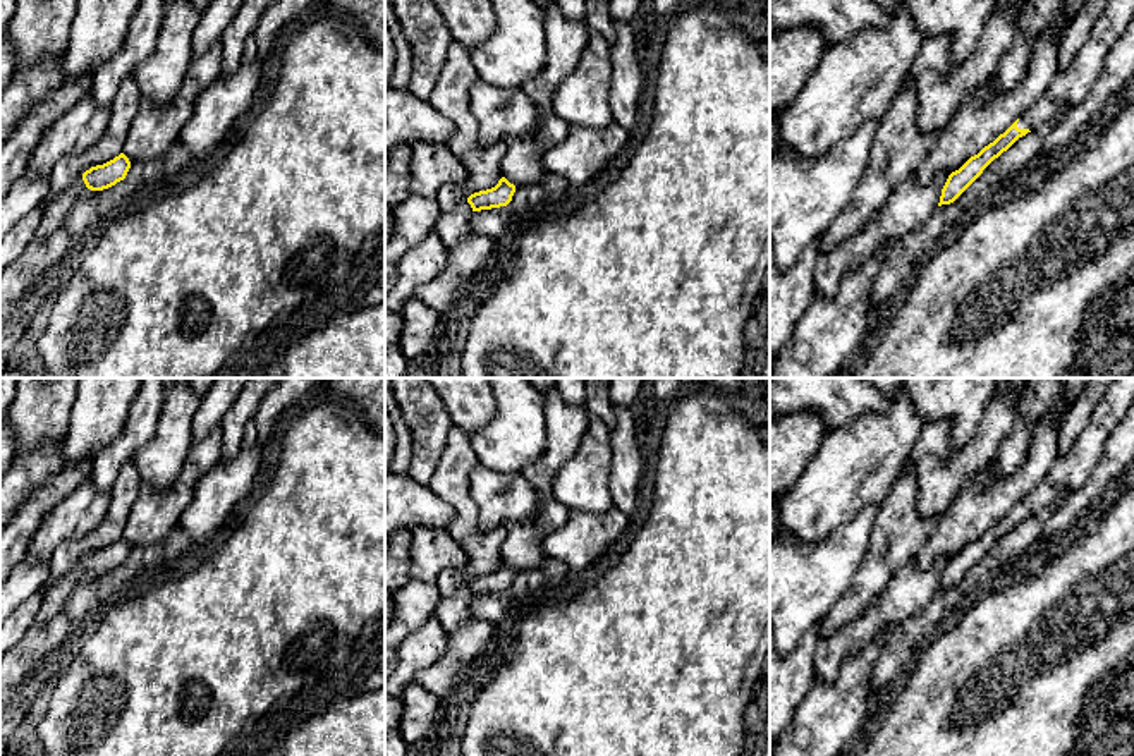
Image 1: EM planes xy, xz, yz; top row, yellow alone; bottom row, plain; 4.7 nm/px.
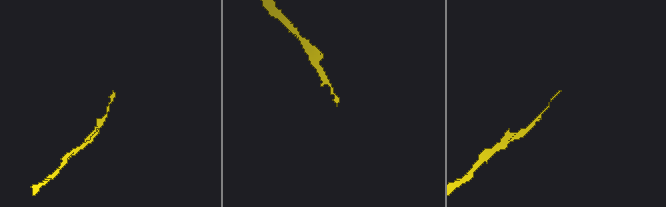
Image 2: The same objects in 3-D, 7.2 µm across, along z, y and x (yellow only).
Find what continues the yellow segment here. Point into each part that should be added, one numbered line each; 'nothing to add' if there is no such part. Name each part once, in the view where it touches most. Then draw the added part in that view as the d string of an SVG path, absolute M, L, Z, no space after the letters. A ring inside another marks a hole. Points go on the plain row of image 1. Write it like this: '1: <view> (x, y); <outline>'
1: yz (1071, 469); M1115 378L1069 450L1058 455L1046 478L1019 503L1017 512L1034 515L1053 503L1064 488L1070 491L1082 486L1096 467L1110 433L1132 404L1134 378Z

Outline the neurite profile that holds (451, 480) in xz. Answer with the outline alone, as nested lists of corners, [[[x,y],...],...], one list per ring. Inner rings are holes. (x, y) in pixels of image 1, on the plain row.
[[[454,426],[428,486],[454,509],[455,517],[445,531],[457,541],[481,531],[478,505],[469,491],[469,478],[478,464],[471,436]]]

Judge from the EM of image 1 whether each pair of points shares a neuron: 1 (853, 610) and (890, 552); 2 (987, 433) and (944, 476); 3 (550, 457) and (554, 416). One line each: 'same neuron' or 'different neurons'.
1: same neuron
2: same neuron
3: same neuron

